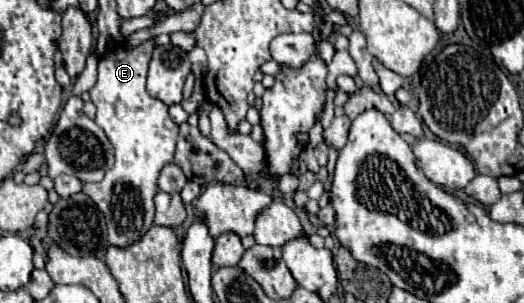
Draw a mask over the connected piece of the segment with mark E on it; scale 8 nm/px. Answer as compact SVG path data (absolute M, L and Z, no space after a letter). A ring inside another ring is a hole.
M153 39L141 43L135 49L127 49L123 43L99 59L99 79L89 91L93 105L97 107L97 125L105 131L115 147L115 167L99 183L85 183L81 193L91 197L101 209L109 229L109 245L129 247L137 243L153 225L155 205L153 197L159 191L157 179L161 169L173 161L179 127L171 121L167 105L151 97L145 89L147 67L153 53Z

